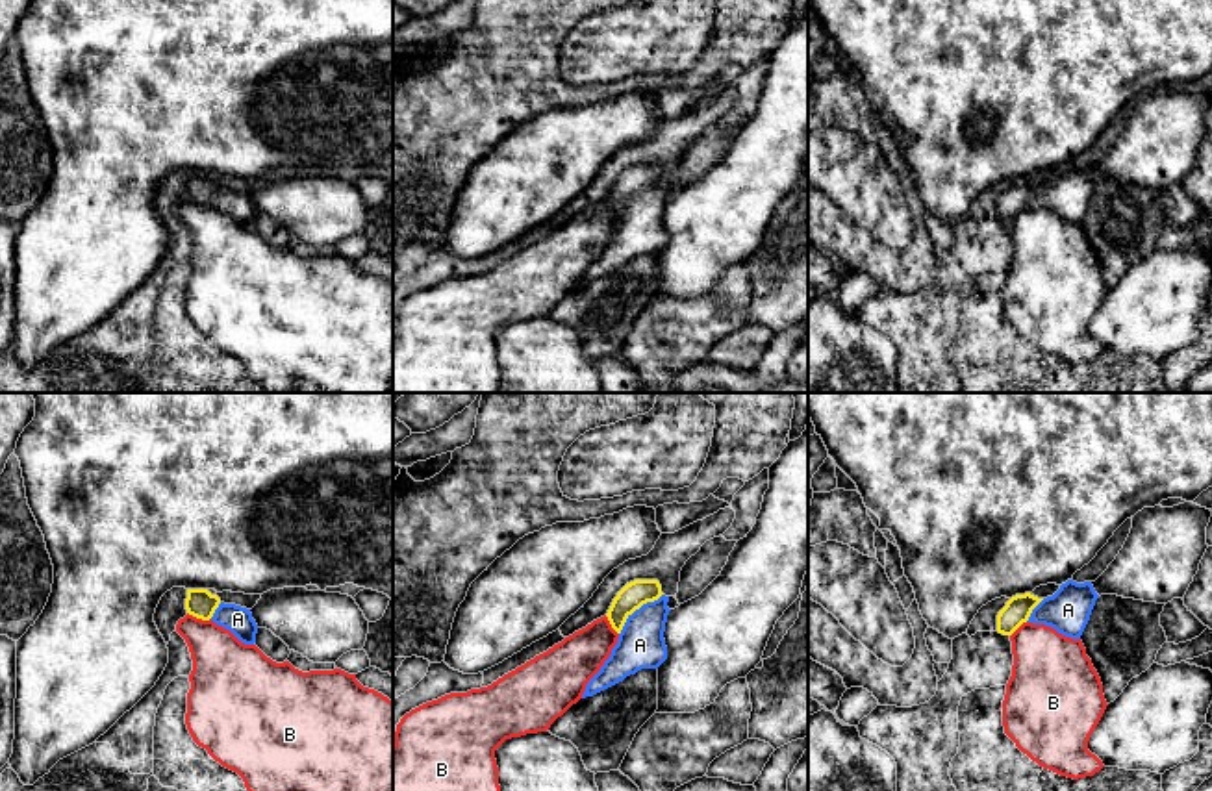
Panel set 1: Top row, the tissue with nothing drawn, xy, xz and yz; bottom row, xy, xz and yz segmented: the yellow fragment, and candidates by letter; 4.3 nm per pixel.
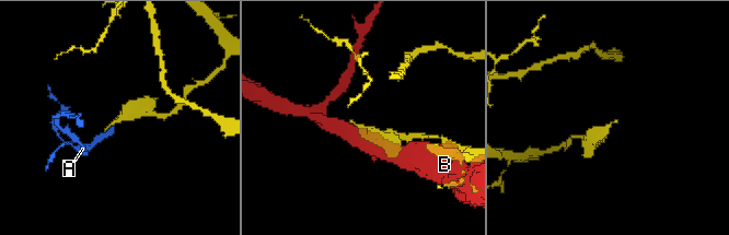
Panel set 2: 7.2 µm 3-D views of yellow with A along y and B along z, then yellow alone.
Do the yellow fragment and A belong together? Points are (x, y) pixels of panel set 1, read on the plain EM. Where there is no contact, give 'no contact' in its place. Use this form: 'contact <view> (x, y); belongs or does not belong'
contact xz (636, 193); belongs

